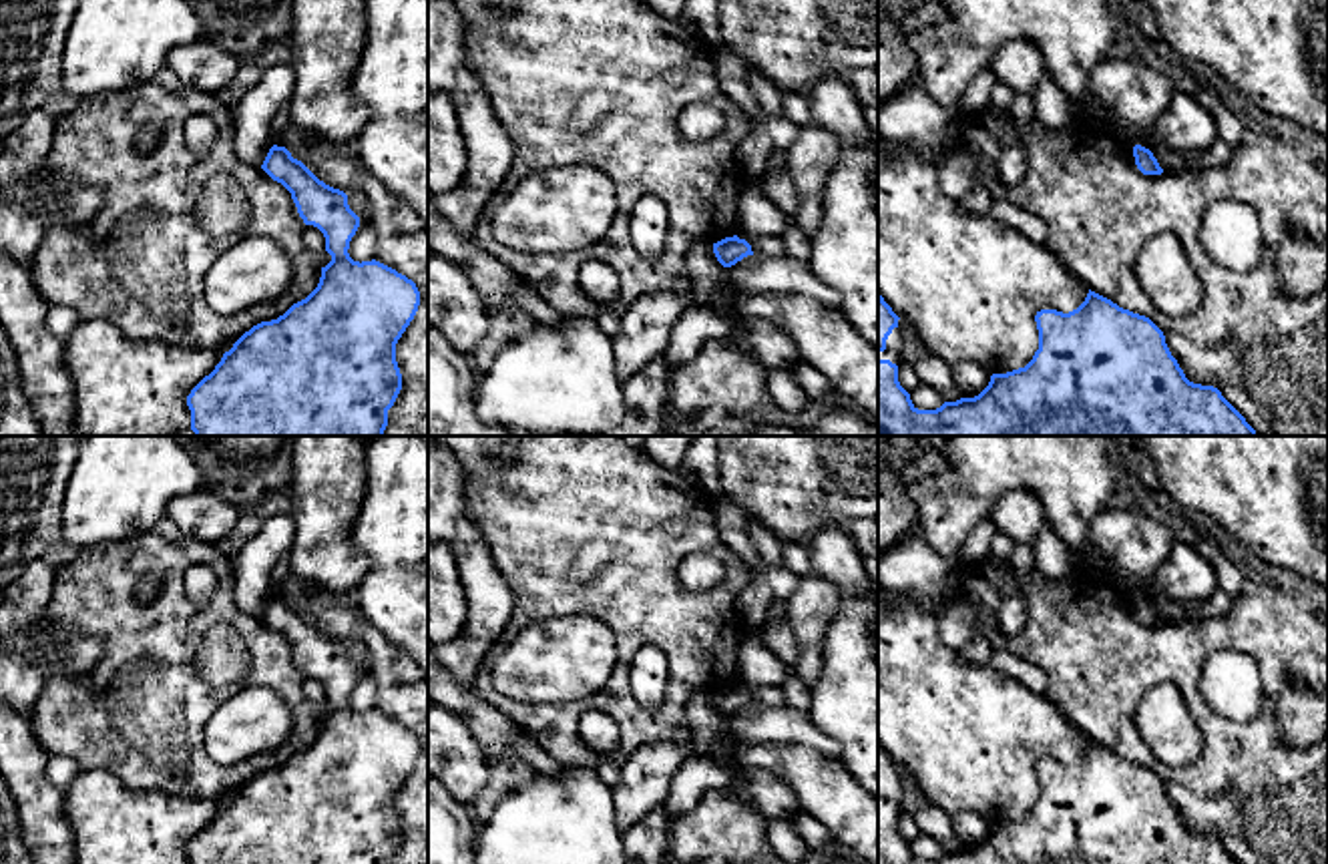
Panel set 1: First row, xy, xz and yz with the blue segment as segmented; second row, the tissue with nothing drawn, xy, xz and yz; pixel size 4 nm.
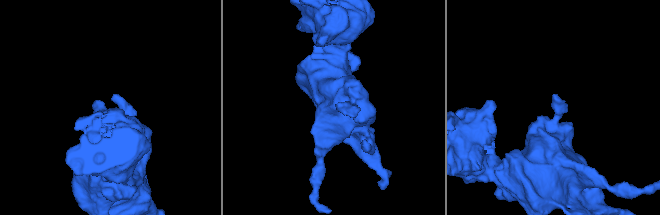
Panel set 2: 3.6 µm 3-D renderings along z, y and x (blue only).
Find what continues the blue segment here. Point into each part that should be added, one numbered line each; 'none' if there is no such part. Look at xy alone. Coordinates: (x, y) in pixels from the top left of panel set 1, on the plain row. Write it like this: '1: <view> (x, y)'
none

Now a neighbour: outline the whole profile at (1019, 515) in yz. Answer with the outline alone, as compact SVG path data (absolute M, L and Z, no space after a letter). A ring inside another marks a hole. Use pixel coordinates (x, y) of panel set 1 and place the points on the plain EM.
M1017 488L997 500L990 520L1013 543L1033 545L1045 524L1045 512L1039 496Z

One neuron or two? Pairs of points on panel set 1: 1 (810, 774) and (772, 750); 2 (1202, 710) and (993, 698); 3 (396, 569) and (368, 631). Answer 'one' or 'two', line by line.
1: one
2: two
3: two

